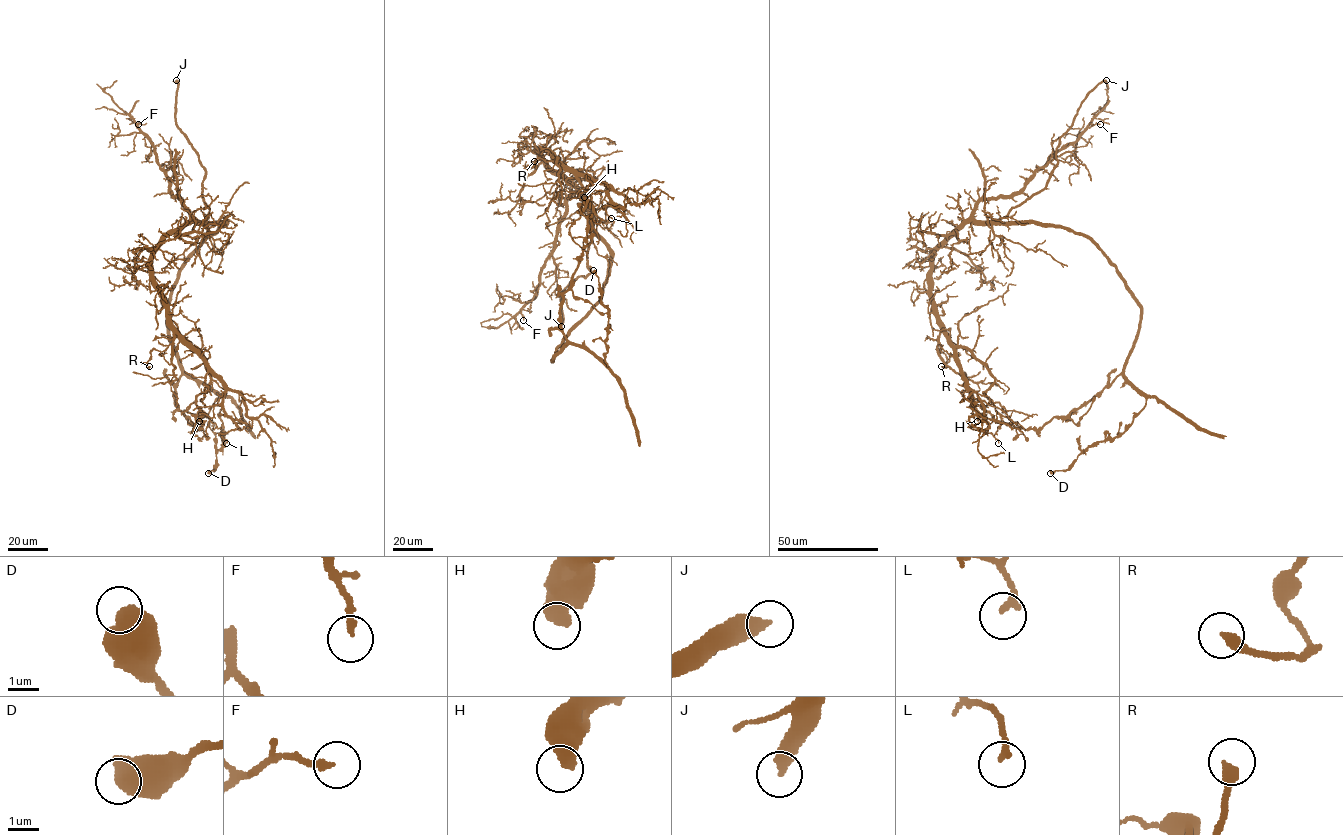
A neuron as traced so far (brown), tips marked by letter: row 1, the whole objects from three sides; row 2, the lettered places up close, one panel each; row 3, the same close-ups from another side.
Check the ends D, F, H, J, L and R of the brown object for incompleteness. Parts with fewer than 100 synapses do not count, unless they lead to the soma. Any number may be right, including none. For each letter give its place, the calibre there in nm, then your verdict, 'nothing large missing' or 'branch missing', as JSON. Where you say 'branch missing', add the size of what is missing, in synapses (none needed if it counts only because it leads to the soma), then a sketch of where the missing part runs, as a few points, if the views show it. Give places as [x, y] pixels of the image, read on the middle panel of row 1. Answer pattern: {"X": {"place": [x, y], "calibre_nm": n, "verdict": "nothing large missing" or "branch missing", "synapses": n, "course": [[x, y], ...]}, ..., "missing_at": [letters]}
{"D": {"place": [593, 270], "calibre_nm": 650, "verdict": "nothing large missing"}, "F": {"place": [523, 320], "calibre_nm": 200, "verdict": "nothing large missing"}, "H": {"place": [584, 197], "calibre_nm": 550, "verdict": "nothing large missing"}, "J": {"place": [561, 326], "calibre_nm": 440, "verdict": "branch missing", "course": [[561, 326], [552, 343], [547, 364], [536, 375], [535, 372]]}, "L": {"place": [611, 218], "calibre_nm": 190, "verdict": "nothing large missing"}, "R": {"place": [534, 161], "calibre_nm": 360, "verdict": "nothing large missing"}, "missing_at": ["J"]}

